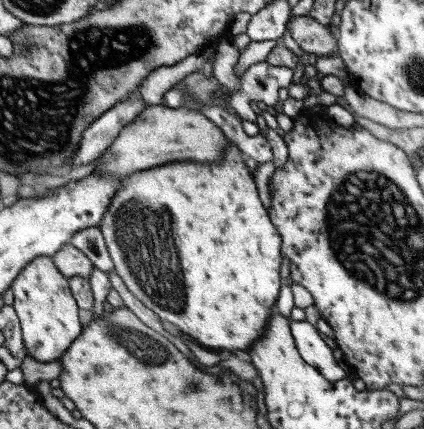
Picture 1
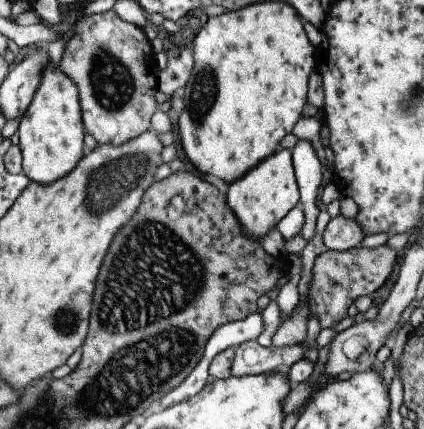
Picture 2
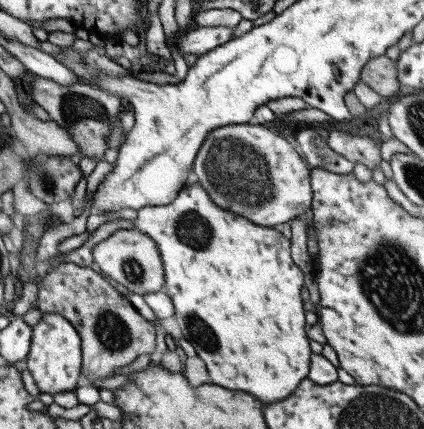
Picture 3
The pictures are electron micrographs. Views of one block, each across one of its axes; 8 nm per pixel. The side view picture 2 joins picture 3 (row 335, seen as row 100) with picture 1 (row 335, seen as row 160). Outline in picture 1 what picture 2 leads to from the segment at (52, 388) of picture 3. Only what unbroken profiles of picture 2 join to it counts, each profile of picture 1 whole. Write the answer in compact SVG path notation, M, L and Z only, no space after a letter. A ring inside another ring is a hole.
M37 256L23 266L19 276L11 284L13 308L21 324L21 336L25 356L39 362L57 362L69 344L81 334L83 324L79 318L79 306L69 290L69 280L55 268L49 256Z

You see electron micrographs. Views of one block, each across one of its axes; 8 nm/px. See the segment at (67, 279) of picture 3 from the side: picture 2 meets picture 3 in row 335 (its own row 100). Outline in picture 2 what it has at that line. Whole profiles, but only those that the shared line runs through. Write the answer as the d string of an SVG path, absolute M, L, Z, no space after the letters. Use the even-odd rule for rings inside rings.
M111 10L81 20L75 20L77 14L63 16L63 22L55 26L59 38L73 28L73 36L67 40L57 68L77 86L85 134L99 146L121 146L149 132L149 118L159 108L155 100L159 72L155 52L141 28L119 20Z

